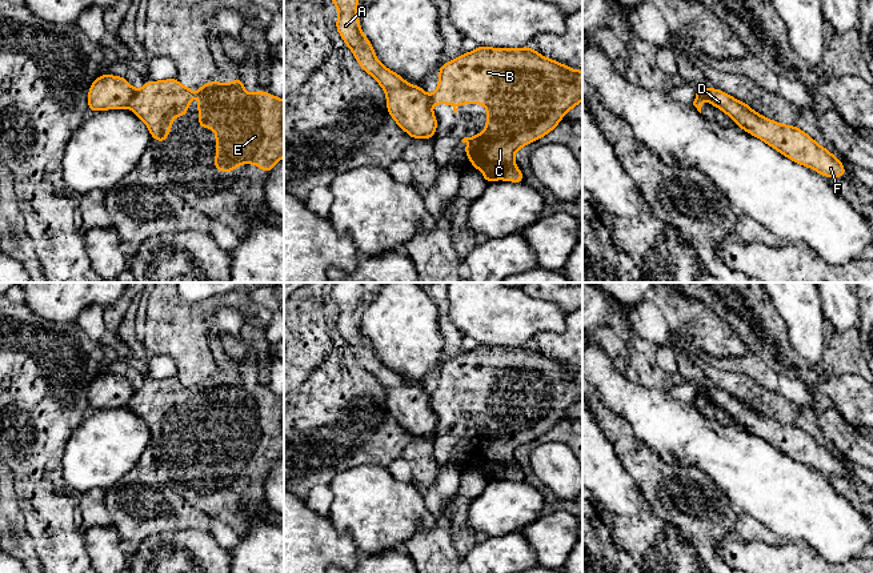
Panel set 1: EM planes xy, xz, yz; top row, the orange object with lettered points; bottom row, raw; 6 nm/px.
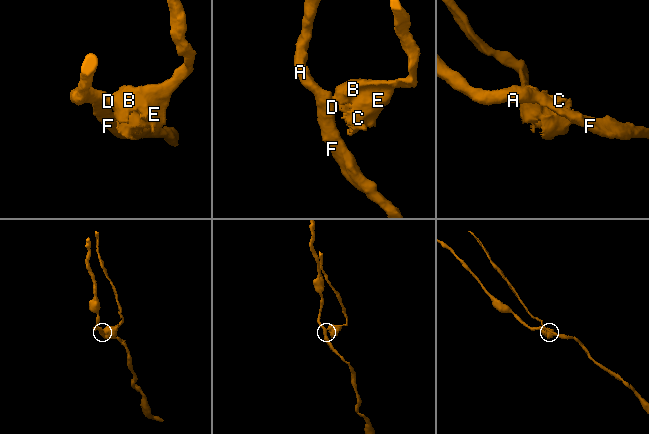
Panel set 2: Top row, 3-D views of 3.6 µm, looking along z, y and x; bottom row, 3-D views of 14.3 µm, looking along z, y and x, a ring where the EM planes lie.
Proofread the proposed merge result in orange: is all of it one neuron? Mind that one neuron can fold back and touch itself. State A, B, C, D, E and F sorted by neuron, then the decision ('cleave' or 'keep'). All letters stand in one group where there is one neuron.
A D F / B C E; cleave

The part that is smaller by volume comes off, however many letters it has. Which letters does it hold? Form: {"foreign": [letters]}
{"foreign": ["B", "C", "E"]}

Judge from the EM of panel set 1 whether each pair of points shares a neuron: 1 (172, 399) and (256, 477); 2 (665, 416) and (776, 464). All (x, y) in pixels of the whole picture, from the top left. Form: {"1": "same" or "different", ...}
{"1": "same", "2": "same"}

